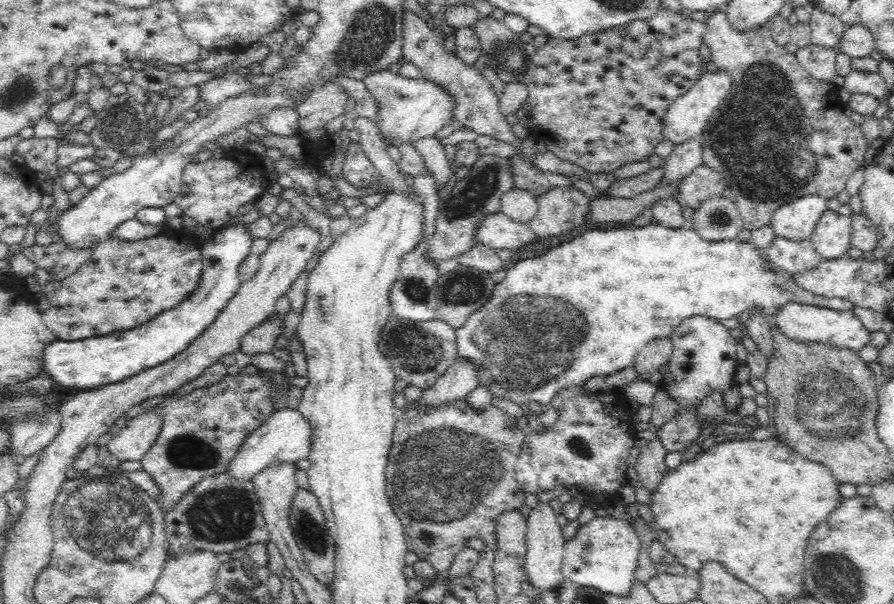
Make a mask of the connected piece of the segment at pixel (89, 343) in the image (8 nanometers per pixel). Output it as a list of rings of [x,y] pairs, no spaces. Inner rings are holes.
[[[229,221],[220,229],[213,230],[211,239],[201,243],[202,274],[198,284],[178,306],[130,330],[79,341],[54,341],[44,349],[43,374],[48,374],[60,386],[91,391],[122,382],[184,352],[238,292],[242,284],[239,268],[251,253],[253,239],[249,226],[240,222]]]

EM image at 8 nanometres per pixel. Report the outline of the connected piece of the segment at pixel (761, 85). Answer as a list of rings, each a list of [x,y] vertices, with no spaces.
[[[724,10],[717,11],[712,17],[708,18],[706,22],[708,30],[704,34],[704,45],[710,48],[712,53],[711,61],[716,64],[719,70],[727,70],[733,78],[733,85],[723,100],[722,105],[714,112],[710,118],[706,128],[699,136],[700,146],[702,147],[703,163],[706,166],[715,170],[725,182],[725,186],[730,188],[736,195],[735,205],[738,209],[738,214],[742,219],[743,226],[748,230],[756,230],[762,226],[769,224],[773,211],[779,206],[784,206],[788,202],[792,202],[795,198],[800,198],[804,194],[817,194],[822,198],[834,198],[839,192],[845,189],[845,183],[848,180],[853,170],[864,166],[864,153],[869,147],[868,141],[863,135],[862,128],[859,124],[853,123],[846,114],[842,113],[844,105],[843,94],[841,90],[832,81],[825,83],[824,81],[814,79],[800,66],[797,62],[795,54],[790,54],[785,48],[777,46],[774,43],[770,26],[755,26],[755,28],[744,31],[736,31],[732,28],[730,20]]]

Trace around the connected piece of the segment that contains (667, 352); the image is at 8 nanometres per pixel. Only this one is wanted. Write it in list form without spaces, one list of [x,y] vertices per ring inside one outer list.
[[[670,337],[650,341],[632,360],[631,366],[638,373],[639,380],[648,380],[662,364],[668,362],[672,351]]]

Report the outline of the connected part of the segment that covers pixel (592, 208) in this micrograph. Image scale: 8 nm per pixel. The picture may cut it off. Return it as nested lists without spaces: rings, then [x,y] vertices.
[[[666,185],[652,189],[631,199],[610,198],[599,196],[588,202],[586,210],[586,223],[596,222],[629,222],[644,208],[652,206],[654,202],[667,197],[672,197],[674,185]]]

